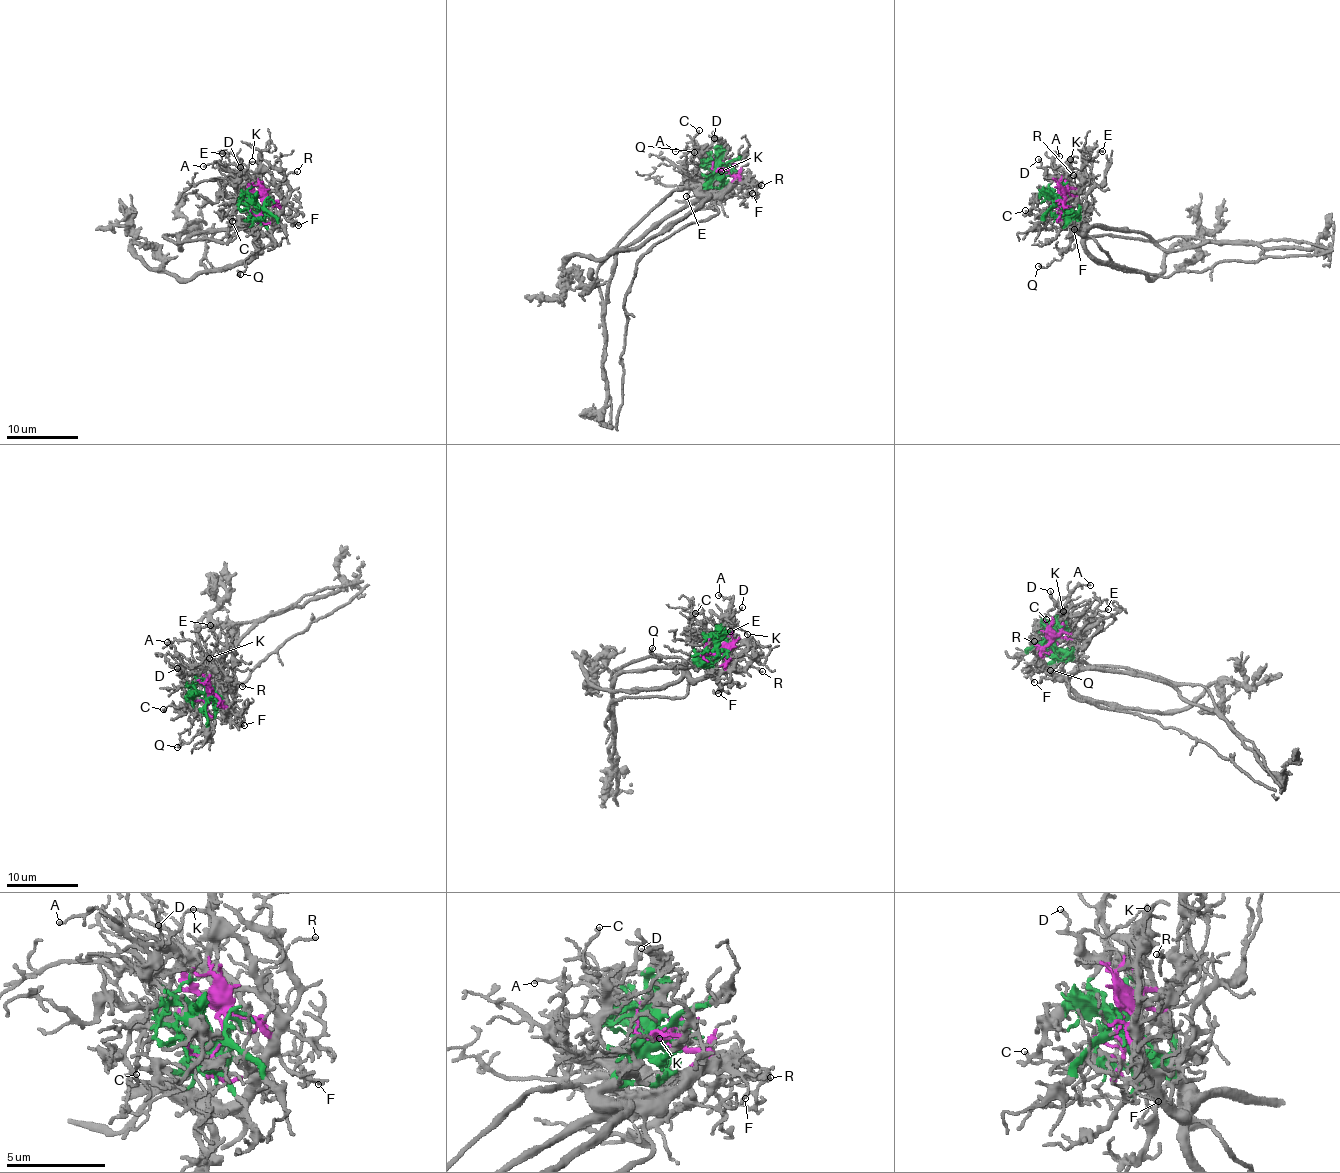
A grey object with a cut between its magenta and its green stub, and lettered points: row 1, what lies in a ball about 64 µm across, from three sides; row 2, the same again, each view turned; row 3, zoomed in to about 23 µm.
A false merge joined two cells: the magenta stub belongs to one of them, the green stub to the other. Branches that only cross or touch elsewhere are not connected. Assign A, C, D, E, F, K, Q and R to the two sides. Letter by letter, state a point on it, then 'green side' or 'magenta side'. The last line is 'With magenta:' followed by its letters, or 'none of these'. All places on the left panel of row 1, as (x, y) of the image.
A: at (203, 166); green side
C: at (232, 221); green side
D: at (240, 167); green side
E: at (222, 153); magenta side
F: at (298, 225); magenta side
K: at (252, 161); magenta side
Q: at (240, 274); green side
R: at (297, 171); magenta side
With magenta: E, F, K, R

